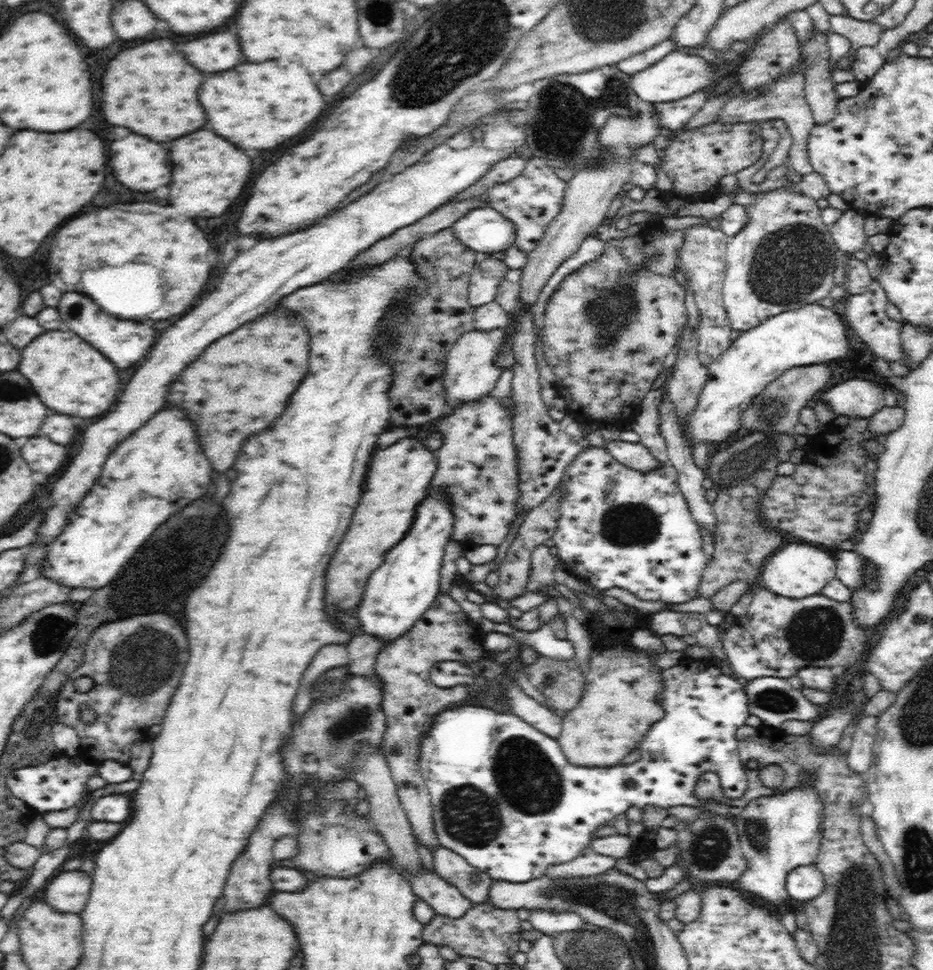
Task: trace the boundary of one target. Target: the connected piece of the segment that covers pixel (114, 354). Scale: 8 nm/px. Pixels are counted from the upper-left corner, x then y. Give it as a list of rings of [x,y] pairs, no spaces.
[[[66,292],[62,296],[60,304],[58,304],[58,312],[60,312],[60,320],[68,326],[68,330],[76,332],[86,342],[90,342],[96,350],[100,350],[118,368],[128,368],[134,362],[138,362],[144,356],[148,356],[150,348],[156,342],[156,330],[152,330],[152,328],[148,328],[144,324],[138,324],[138,322],[116,320],[110,314],[102,312],[98,304],[94,304],[90,298],[86,298],[86,295],[83,294]]]

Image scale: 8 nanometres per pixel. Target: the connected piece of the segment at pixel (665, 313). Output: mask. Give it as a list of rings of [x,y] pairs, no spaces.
[[[663,226],[654,228],[652,233],[645,229],[638,235],[633,237],[625,237],[623,239],[610,239],[606,242],[605,254],[588,265],[570,274],[560,284],[560,287],[552,294],[545,308],[545,316],[543,321],[543,334],[541,344],[543,348],[543,356],[546,364],[550,366],[556,375],[555,385],[560,387],[558,397],[567,402],[567,412],[576,418],[594,418],[594,420],[607,421],[609,424],[618,426],[632,423],[636,417],[638,410],[641,408],[642,399],[645,398],[649,391],[652,391],[652,385],[662,372],[664,359],[668,356],[670,349],[677,344],[677,334],[682,332],[688,326],[689,316],[684,306],[684,298],[686,296],[685,289],[675,280],[675,273],[681,271],[684,274],[684,267],[680,263],[680,248],[684,246],[683,230],[677,230],[673,233],[667,232]]]

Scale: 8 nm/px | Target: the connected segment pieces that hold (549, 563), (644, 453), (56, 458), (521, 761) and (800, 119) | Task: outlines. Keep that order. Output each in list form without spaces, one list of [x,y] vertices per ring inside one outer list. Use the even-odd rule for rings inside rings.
[[[542,544],[533,550],[530,560],[530,576],[528,576],[528,584],[526,584],[524,593],[538,591],[544,586],[553,585],[555,583],[553,577],[555,568],[562,564],[556,552]]]
[[[619,440],[606,442],[605,448],[620,464],[636,471],[653,471],[664,464],[656,460],[642,443]]]
[[[28,438],[22,446],[22,456],[36,472],[56,472],[66,462],[66,448],[48,438]]]
[[[696,661],[692,663],[692,671],[689,665],[674,665],[661,672],[663,678],[663,689],[655,696],[657,702],[661,704],[664,716],[656,721],[648,734],[644,736],[642,742],[642,754],[640,760],[636,760],[633,764],[612,767],[584,767],[574,766],[568,763],[560,744],[556,739],[548,737],[543,732],[536,730],[527,722],[524,722],[520,717],[514,713],[500,713],[488,708],[480,708],[480,706],[460,706],[454,710],[446,710],[442,714],[435,716],[436,722],[433,722],[427,730],[426,736],[421,743],[419,754],[419,768],[422,773],[425,786],[427,787],[429,797],[432,804],[432,818],[434,823],[434,830],[438,837],[438,842],[444,848],[448,848],[462,856],[468,864],[474,866],[477,870],[484,872],[494,881],[508,881],[508,882],[528,882],[529,880],[544,877],[546,868],[550,864],[564,864],[564,862],[572,862],[578,853],[584,848],[588,847],[592,841],[590,837],[592,832],[598,830],[604,824],[614,825],[614,818],[624,814],[632,806],[637,806],[639,809],[647,809],[648,806],[658,806],[668,809],[675,806],[689,806],[701,808],[702,804],[696,799],[694,794],[695,784],[698,777],[706,772],[714,772],[718,775],[720,786],[726,797],[739,798],[742,797],[747,788],[748,781],[745,776],[745,765],[742,763],[739,756],[738,741],[736,741],[736,731],[742,726],[746,726],[746,719],[751,711],[748,708],[748,697],[744,692],[742,684],[738,683],[736,679],[724,675],[716,666],[708,667],[703,663]]]
[[[800,59],[798,66],[792,72],[786,72],[786,74],[778,76],[772,84],[768,84],[764,88],[758,88],[758,90],[750,90],[750,92],[740,92],[739,95],[725,101],[714,121],[728,124],[752,121],[763,122],[780,118],[787,124],[787,128],[793,138],[793,143],[789,150],[789,166],[794,171],[806,176],[813,171],[812,163],[808,161],[806,144],[815,124],[814,115],[812,115],[811,108],[805,99],[805,68],[807,64],[803,59]]]

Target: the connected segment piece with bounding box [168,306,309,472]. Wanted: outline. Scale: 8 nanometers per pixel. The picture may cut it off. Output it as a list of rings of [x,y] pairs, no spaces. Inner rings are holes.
[[[276,306],[274,310],[212,342],[199,358],[184,368],[180,378],[170,386],[168,404],[178,404],[178,407],[186,409],[189,420],[196,424],[200,432],[200,444],[204,446],[204,452],[208,454],[206,458],[210,458],[214,470],[228,470],[240,452],[242,442],[254,432],[268,428],[276,420],[274,416],[282,414],[288,404],[286,400],[308,372],[308,341],[309,334],[304,321],[298,319],[298,315],[290,316],[290,311]]]

